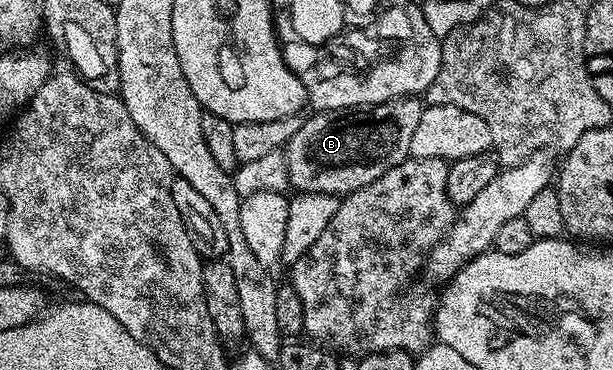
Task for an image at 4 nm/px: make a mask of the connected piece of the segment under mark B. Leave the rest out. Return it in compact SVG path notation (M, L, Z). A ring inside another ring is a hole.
M415 96L397 97L395 100L381 102L371 107L364 107L362 110L351 110L344 114L340 112L318 112L311 114L303 120L301 130L297 130L297 134L293 134L293 138L288 142L285 149L287 158L287 178L290 187L296 193L301 192L324 192L330 196L344 197L348 192L355 192L361 186L369 186L369 182L373 182L377 178L381 178L381 174L385 174L385 170L393 170L393 166L397 166L401 161L411 156L411 143L413 142L413 133L417 131L417 122L421 122L421 114L425 107L422 99Z

